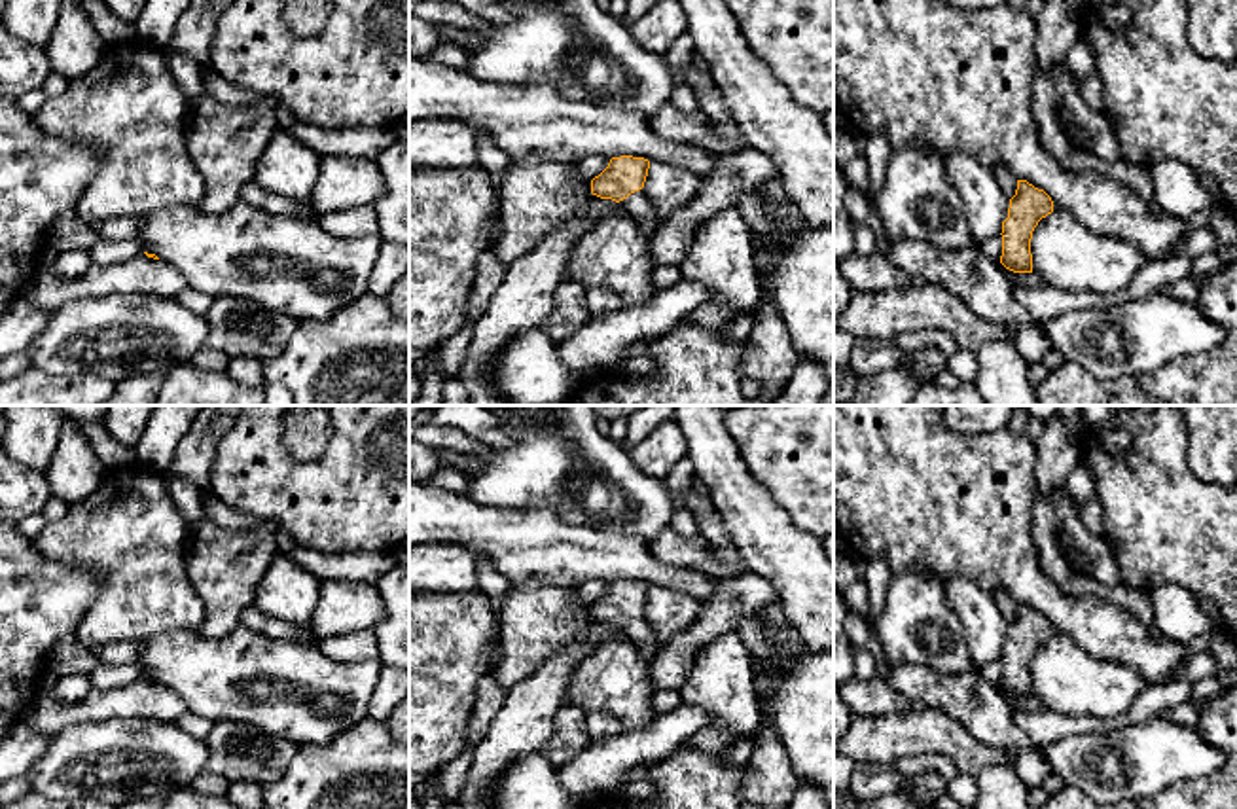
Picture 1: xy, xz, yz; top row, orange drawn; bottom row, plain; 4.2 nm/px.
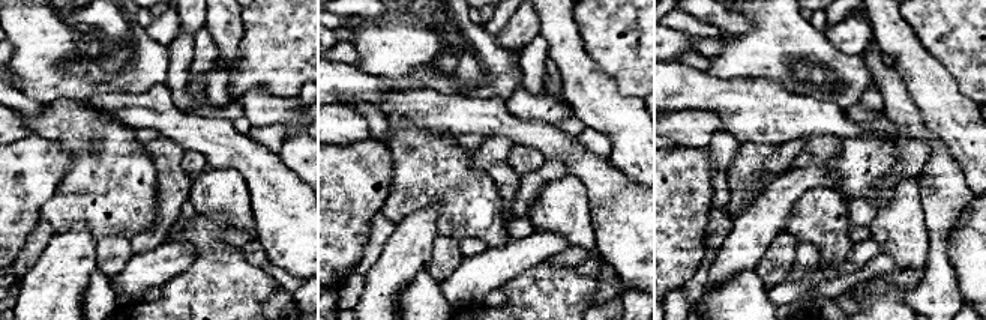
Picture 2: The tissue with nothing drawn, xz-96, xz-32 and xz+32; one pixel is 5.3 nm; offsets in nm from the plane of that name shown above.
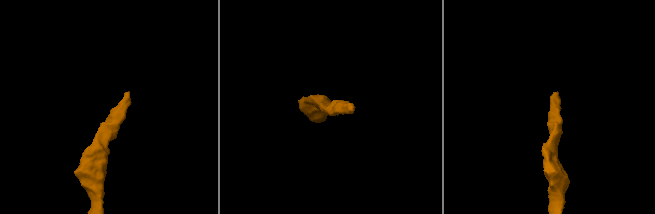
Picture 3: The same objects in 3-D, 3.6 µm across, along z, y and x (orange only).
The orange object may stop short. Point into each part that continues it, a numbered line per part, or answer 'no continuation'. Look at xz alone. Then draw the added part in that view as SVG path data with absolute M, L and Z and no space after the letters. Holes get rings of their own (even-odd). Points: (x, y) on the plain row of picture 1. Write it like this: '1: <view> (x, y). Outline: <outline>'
1: xz (637, 629). Outline: M642 614L631 618L627 623L619 625L619 631L625 633L638 652L652 661L657 654L657 644L652 627L642 618Z

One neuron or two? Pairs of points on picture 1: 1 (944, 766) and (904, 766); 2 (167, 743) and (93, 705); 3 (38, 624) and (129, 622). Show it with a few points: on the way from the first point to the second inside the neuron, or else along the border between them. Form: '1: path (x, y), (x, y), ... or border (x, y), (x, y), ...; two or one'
1: path (934, 764), (914, 766); one
2: border (160, 720), (101, 719), (72, 724); two
3: border (99, 584), (95, 603), (72, 633); two

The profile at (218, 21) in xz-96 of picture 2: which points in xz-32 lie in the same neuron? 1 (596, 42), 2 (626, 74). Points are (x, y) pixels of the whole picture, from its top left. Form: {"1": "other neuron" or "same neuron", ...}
{"1": "other neuron", "2": "other neuron"}

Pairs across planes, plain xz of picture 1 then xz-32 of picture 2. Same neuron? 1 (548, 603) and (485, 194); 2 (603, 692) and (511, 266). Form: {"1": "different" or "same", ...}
{"1": "same", "2": "different"}

